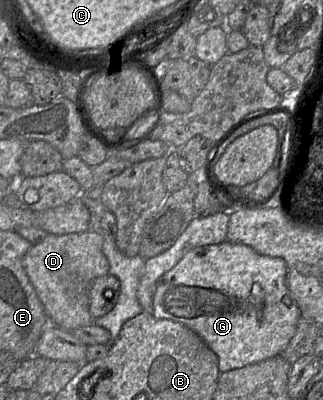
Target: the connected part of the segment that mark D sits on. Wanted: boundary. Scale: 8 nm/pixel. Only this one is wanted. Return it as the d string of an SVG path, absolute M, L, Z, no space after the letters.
M95 231L52 234L32 245L23 257L23 267L44 306L50 323L66 331L94 323L89 310L92 282L109 273L110 265L103 253L103 237Z

